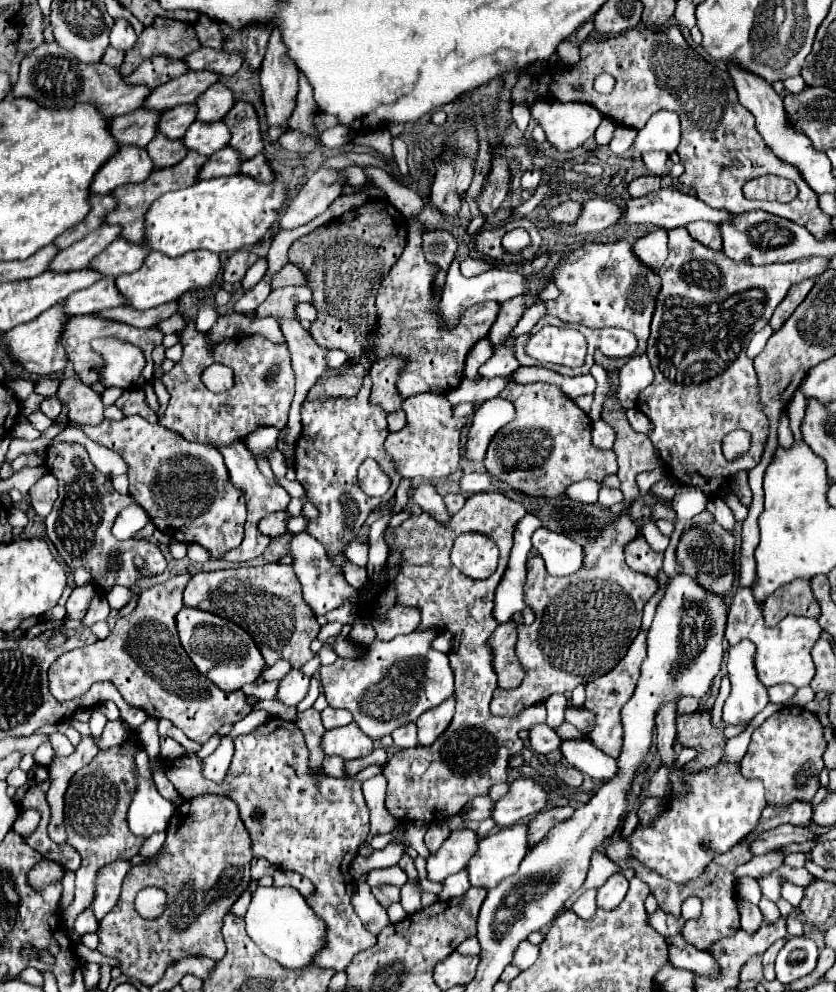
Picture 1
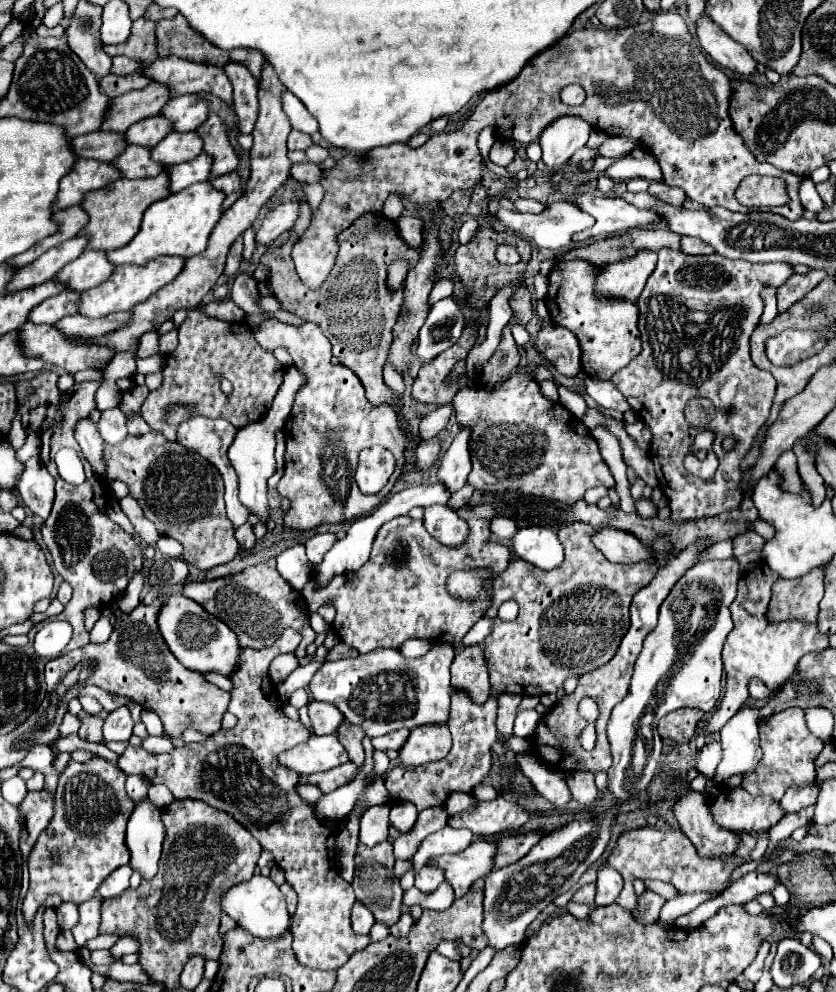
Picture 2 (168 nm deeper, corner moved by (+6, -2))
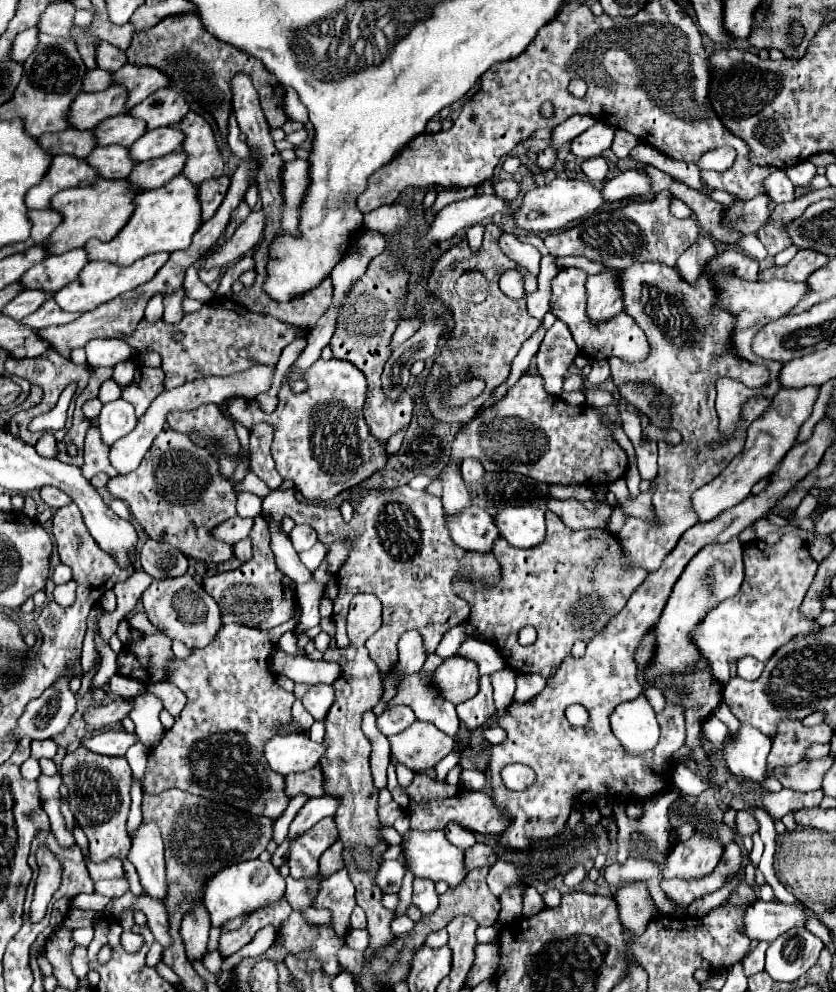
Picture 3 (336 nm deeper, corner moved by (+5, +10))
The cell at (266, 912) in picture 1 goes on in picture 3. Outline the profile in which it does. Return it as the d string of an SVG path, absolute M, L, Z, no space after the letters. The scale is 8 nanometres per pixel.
M249 860L241 862L229 868L223 868L219 874L209 878L205 886L205 906L211 914L211 924L219 926L225 924L231 918L243 916L243 914L253 914L267 904L273 904L281 900L285 894L285 880L279 874L279 870L271 862L261 862L261 860Z

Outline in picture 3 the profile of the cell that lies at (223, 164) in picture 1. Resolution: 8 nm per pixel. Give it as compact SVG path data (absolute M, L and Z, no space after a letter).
M183 150L171 152L161 158L139 162L135 166L135 170L131 172L129 182L143 190L159 188L159 186L165 186L167 182L171 182L177 174L181 174L183 166L185 166L185 152Z

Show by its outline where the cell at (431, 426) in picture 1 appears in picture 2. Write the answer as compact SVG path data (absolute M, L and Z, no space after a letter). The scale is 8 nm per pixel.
M438 438L422 442L422 444L418 446L418 452L416 452L416 456L418 456L418 468L420 468L420 470L430 468L430 466L436 462L438 452L440 452L440 440L438 440Z

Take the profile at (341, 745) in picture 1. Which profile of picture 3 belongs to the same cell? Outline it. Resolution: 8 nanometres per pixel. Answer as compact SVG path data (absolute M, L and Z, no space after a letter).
M307 734L275 736L265 744L265 760L275 772L287 776L315 768L325 750L325 742L317 744Z

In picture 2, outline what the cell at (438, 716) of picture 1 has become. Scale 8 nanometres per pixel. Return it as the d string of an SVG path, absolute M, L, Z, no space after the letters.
M420 726L410 730L410 736L400 748L398 756L406 768L424 766L446 758L450 752L450 742L448 726Z

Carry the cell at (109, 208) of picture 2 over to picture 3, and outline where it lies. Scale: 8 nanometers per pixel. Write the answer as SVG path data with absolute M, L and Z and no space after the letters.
M97 178L93 184L83 188L67 188L53 196L51 208L61 212L63 222L57 226L57 230L49 236L49 252L51 254L65 254L73 248L85 246L89 238L99 238L103 242L109 242L113 236L121 232L125 222L129 222L133 210L135 210L135 194L141 190L133 188L129 180L107 180Z

